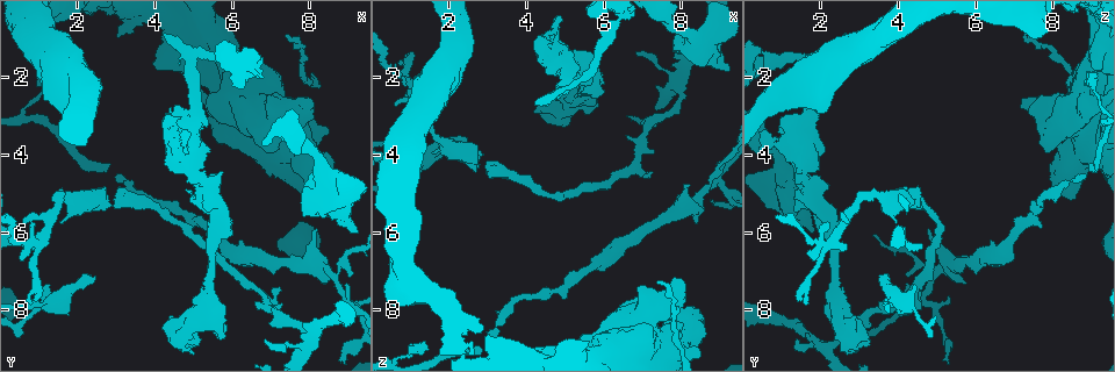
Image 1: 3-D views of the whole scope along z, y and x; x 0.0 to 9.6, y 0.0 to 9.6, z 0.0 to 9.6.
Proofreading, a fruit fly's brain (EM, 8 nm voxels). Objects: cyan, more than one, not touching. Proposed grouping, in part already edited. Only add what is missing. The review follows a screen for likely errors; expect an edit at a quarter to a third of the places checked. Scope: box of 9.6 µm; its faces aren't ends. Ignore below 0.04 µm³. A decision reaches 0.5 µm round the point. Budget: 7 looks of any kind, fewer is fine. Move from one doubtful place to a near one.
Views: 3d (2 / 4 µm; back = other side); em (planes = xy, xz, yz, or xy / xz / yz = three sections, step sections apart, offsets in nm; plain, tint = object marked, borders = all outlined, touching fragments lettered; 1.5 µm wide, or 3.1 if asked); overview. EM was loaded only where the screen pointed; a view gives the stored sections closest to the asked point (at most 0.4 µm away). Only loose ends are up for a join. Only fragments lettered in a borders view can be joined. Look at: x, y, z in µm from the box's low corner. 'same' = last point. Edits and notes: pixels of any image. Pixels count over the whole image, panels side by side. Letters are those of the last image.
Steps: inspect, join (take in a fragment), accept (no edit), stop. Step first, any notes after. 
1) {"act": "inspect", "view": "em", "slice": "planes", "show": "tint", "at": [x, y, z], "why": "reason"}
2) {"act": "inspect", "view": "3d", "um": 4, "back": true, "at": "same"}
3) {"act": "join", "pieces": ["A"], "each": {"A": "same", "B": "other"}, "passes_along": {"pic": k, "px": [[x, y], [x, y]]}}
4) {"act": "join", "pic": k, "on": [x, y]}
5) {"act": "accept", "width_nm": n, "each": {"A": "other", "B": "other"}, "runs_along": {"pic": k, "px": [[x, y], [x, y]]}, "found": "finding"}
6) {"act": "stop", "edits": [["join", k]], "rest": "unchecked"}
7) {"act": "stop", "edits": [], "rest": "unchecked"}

{"act": "inspect", "view": "em", "slice": "xz", "step": 4, "show": "tint", "at": [0.60, 5.65, 2.75], "why": "free end"}

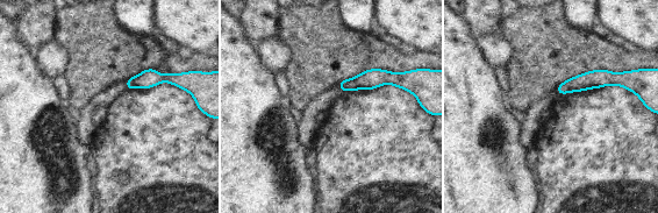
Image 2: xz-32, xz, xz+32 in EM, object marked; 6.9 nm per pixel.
{"act": "inspect", "view": "em", "slice": "xy", "step": 4, "show": "borders", "at": "same"}

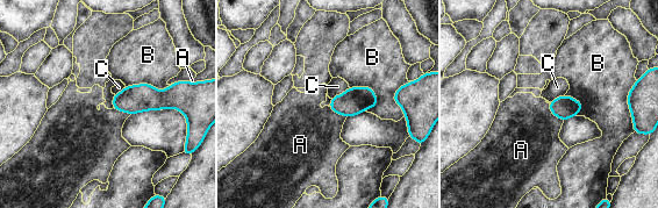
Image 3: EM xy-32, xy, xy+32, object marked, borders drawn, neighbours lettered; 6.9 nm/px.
{"act": "accept", "each": {"A": "other", "B": "other", "C": "other"}, "border": {"pic": 3, "px": [[349, 86], [370, 87], [377, 105]]}, "found": "no lettered fragment goes on from it"}

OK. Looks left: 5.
{"act": "inspect", "view": "3d", "um": 2, "at": [4.25, 0.90, 2.70], "why": "thin end"}

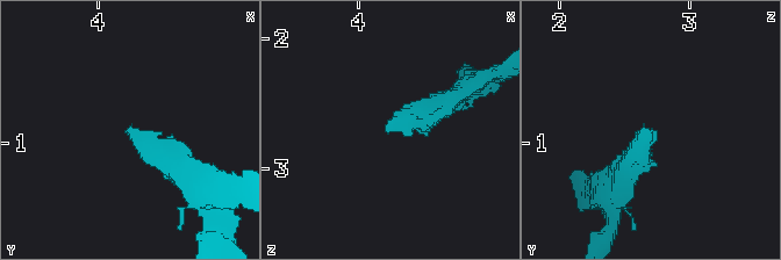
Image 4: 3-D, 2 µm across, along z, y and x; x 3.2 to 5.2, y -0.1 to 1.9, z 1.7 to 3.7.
{"act": "inspect", "view": "em", "slice": "planes", "show": "tint", "at": [4.26, 0.88, 2.70]}

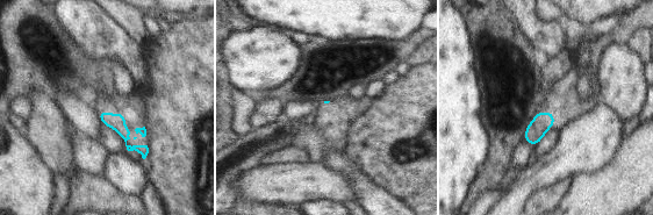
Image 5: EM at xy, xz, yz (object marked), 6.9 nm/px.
{"act": "inspect", "view": "em", "slice": "planes", "show": "borders", "at": "same", "why": "what lies round it"}

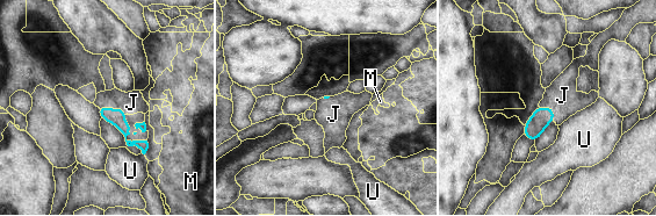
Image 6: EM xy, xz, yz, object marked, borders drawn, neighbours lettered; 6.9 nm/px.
{"act": "join", "pieces": ["J"], "each": {"J": "same", "M": "other", "U": "other"}, "passes_along": {"pic": 6, "px": [[116, 116], [112, 110], [131, 102]]}, "found": "the cell continues"}

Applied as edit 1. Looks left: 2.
{"act": "stop", "edits": [["join", 6]], "rest": "unchecked"}

